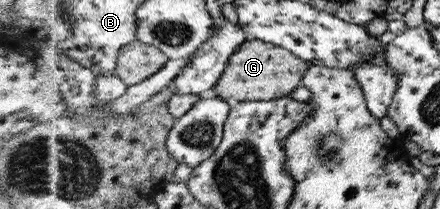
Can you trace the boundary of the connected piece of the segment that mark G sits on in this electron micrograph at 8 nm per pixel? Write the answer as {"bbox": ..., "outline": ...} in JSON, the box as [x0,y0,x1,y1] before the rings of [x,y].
{"bbox":[213,39,310,104],"outline":[[[249,39],[231,56],[228,68],[213,93],[233,104],[282,99],[301,85],[310,65],[294,51],[262,39]]]}

